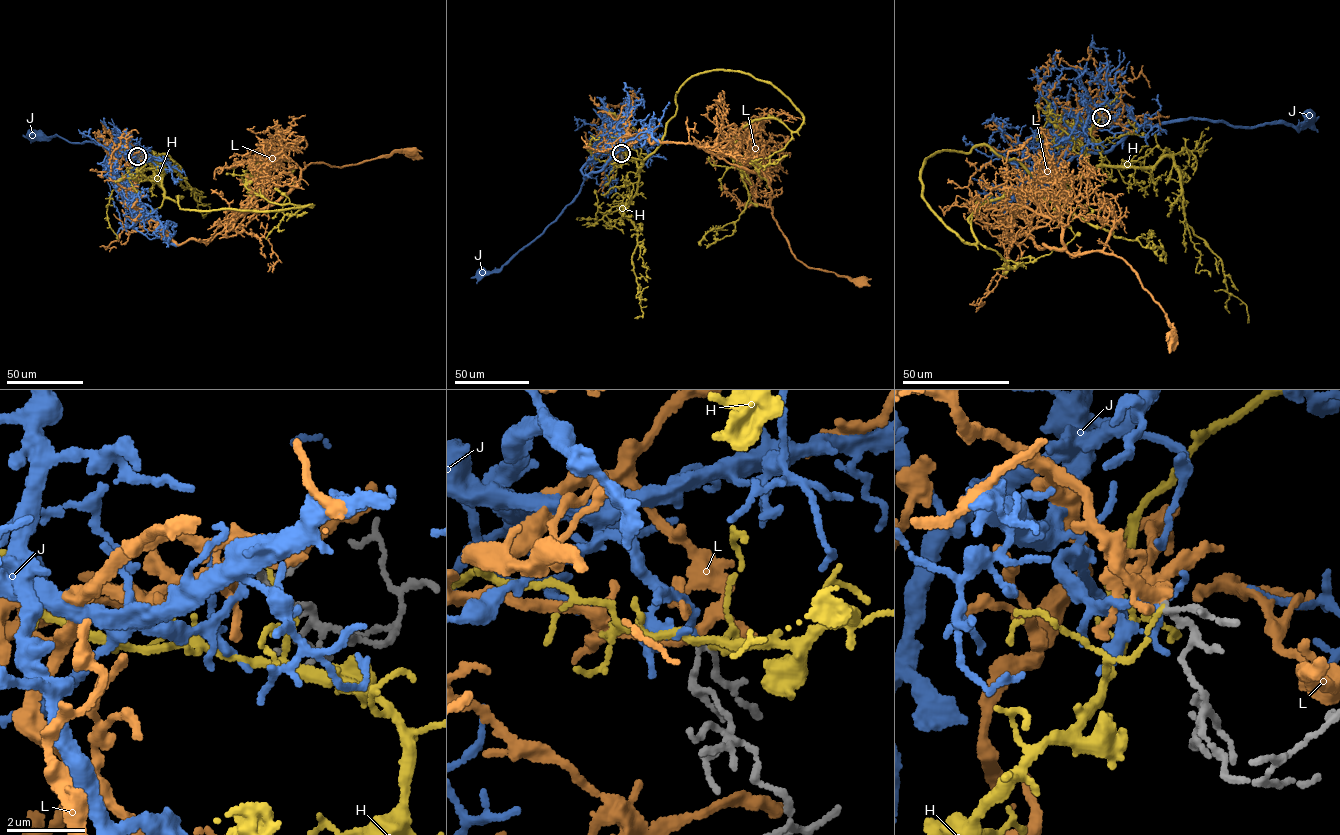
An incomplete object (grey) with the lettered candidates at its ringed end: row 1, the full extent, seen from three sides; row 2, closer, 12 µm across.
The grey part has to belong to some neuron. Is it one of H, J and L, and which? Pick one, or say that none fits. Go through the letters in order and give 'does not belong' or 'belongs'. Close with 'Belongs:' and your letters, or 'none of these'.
H: does not belong
J: belongs
L: does not belong
Belongs: J

